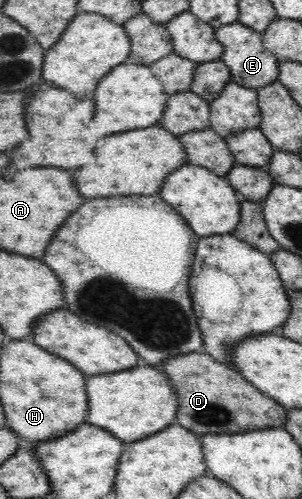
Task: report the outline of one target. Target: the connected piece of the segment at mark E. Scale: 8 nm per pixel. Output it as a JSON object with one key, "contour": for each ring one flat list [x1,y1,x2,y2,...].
{"contour":[[234,22,215,28,215,38,223,45,221,60,229,67,233,83,257,91,264,85,278,82,279,59,264,47,260,32,240,22]]}

